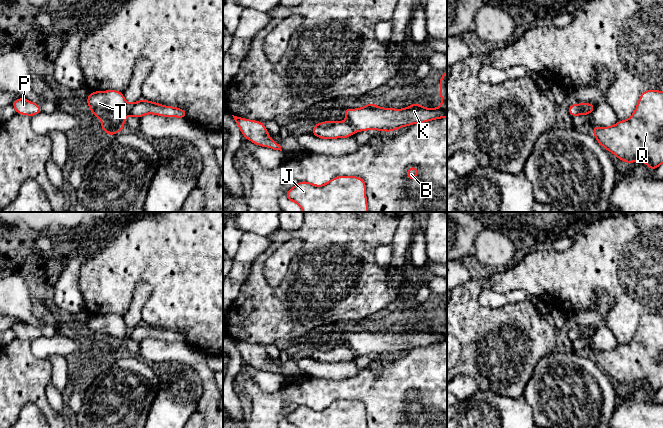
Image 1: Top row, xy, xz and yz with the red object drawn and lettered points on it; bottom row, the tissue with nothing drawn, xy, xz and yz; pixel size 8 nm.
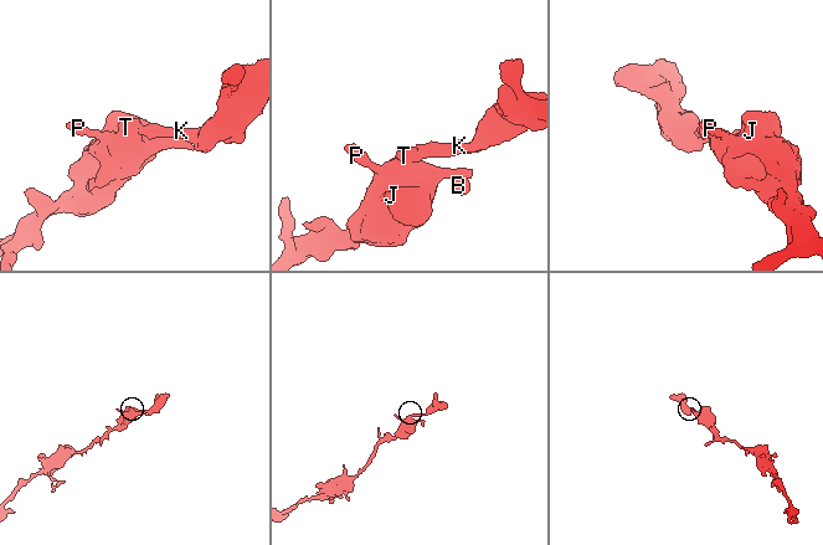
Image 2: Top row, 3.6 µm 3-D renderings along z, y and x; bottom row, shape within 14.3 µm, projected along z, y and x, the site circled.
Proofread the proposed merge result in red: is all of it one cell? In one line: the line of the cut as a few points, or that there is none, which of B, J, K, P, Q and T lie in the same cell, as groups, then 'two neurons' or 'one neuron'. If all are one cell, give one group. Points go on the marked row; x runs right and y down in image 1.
xy (127, 104), (128, 114) | B J P Q T / K | two neurons

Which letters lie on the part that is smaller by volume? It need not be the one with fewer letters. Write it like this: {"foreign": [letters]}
{"foreign": ["K"]}

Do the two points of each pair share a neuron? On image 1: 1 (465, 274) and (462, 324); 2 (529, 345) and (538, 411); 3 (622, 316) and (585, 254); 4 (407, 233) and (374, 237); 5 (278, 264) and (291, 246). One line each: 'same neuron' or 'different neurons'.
1: different neurons
2: different neurons
3: same neuron
4: different neurons
5: same neuron

